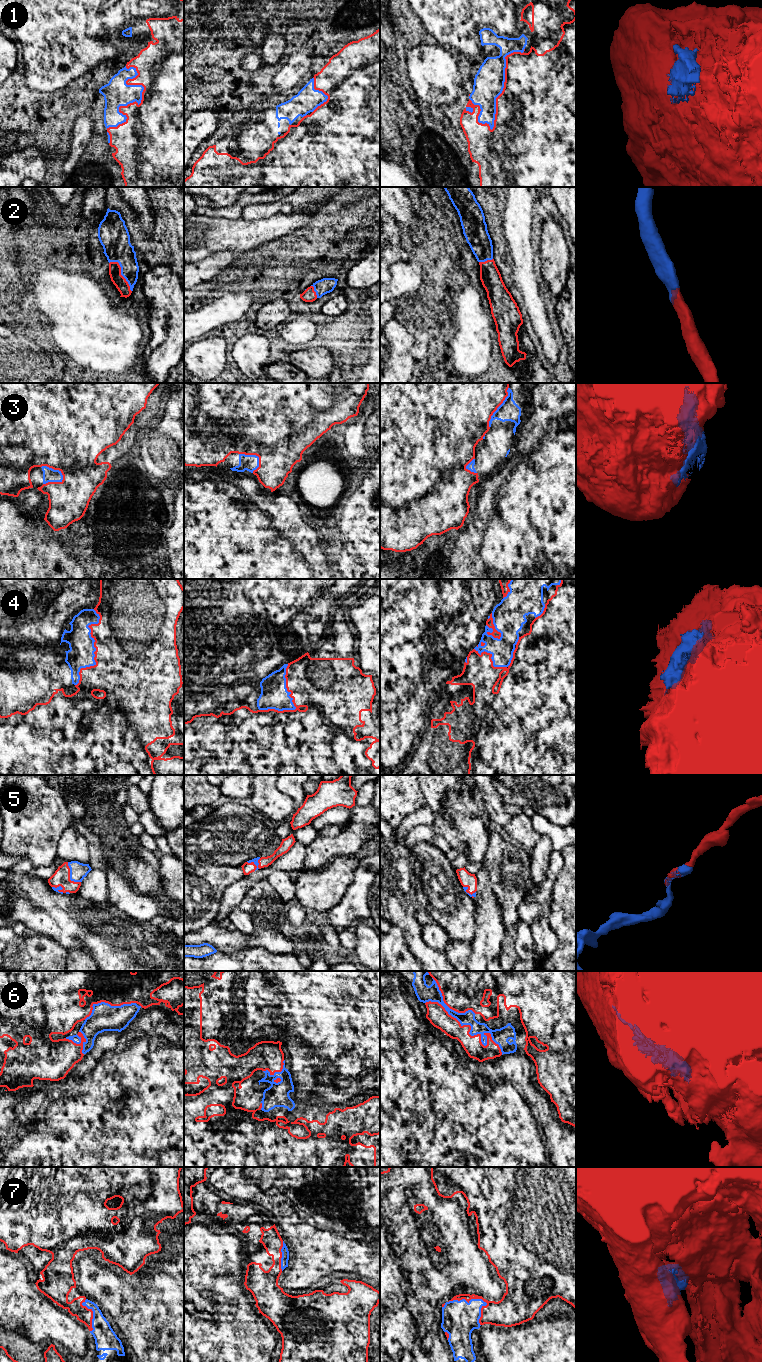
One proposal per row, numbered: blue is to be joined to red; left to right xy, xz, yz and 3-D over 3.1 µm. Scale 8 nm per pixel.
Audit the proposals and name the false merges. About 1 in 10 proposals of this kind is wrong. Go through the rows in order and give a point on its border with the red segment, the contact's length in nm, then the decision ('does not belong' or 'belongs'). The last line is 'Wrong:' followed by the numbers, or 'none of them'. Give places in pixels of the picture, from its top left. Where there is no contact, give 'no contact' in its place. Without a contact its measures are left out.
1: meets red in yz at (504, 83); contact 700 nm long; belongs
2: meets red in xy at (120, 273); contact 300 nm long; belongs
3: meets red in xy at (55, 469); contact 220 nm long; belongs
4: meets red in xy at (96, 649); contact 650 nm long; belongs
5: meets red in xy at (69, 876); contact 200 nm long; belongs
6: meets red in yz at (472, 1036); contact 750 nm long; belongs
7: meets red in yz at (479, 1298); contact 320 nm long; belongs
Wrong: none of them

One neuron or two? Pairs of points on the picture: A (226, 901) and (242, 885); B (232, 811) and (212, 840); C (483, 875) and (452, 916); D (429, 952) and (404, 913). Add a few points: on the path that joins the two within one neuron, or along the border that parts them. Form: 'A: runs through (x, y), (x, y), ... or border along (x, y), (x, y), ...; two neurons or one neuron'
A: runs through (230, 897), (238, 889); one neuron
B: runs through (232, 818), (219, 833); one neuron
C: border along (472, 898), (476, 921); two neurons
D: runs through (419, 944), (413, 938), (412, 929), (407, 923); one neuron

